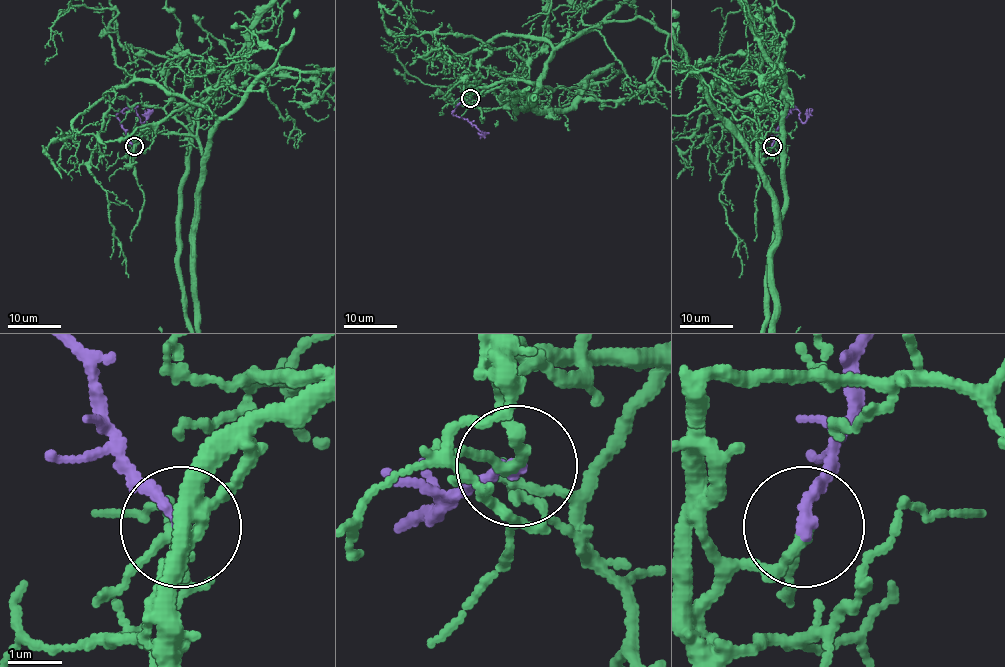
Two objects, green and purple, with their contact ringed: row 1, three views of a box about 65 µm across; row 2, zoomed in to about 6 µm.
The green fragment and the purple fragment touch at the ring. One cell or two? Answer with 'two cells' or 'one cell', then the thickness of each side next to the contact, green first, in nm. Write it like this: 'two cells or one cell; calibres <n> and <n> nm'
two cells; calibres 190 and 200 nm

